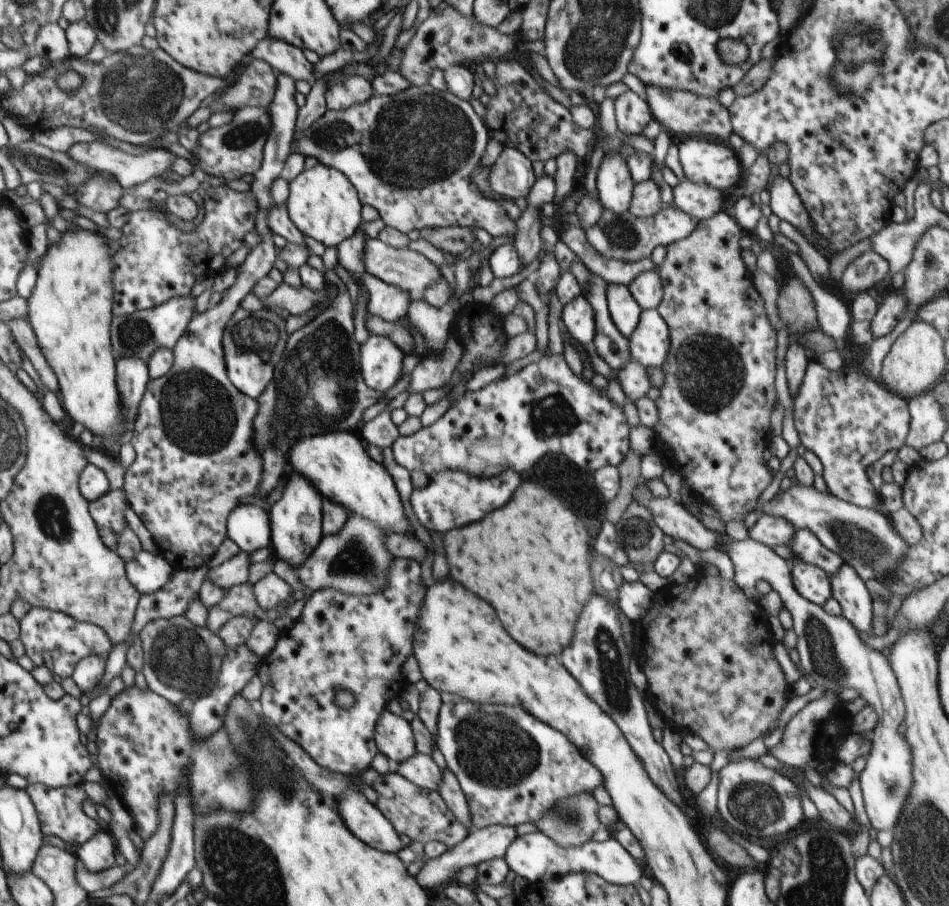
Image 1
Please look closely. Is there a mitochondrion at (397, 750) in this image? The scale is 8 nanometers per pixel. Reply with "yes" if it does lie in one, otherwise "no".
no

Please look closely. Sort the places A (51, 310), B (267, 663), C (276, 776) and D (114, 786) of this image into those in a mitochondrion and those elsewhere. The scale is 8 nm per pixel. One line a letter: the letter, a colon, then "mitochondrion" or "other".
A: other
B: other
C: mitochondrion
D: other

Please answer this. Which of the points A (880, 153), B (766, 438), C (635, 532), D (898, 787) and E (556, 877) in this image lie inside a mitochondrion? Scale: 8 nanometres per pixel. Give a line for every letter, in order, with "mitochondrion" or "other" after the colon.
A: other
B: other
C: mitochondrion
D: mitochondrion
E: other

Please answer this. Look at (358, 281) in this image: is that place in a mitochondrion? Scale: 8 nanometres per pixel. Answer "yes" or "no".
no

